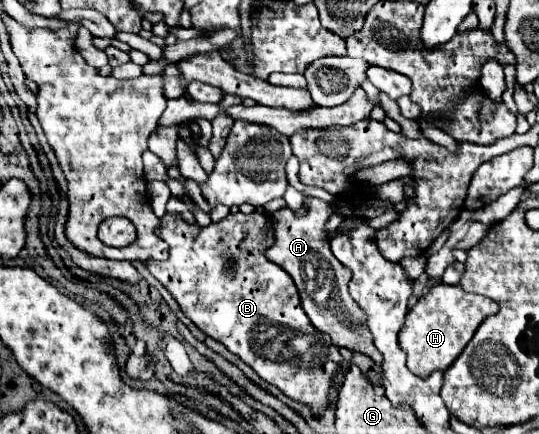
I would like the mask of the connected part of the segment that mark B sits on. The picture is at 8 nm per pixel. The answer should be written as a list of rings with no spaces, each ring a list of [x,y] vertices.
[[[168,212],[160,218],[158,234],[170,244],[170,258],[166,262],[148,260],[146,266],[170,290],[182,312],[204,334],[240,356],[260,378],[278,386],[286,396],[308,404],[312,414],[320,416],[338,366],[320,366],[324,360],[314,356],[314,346],[306,338],[296,340],[280,334],[280,328],[300,334],[316,334],[316,328],[302,310],[290,274],[264,258],[264,250],[272,244],[272,218],[268,220],[260,212],[248,216],[230,212],[224,220],[202,228]]]

